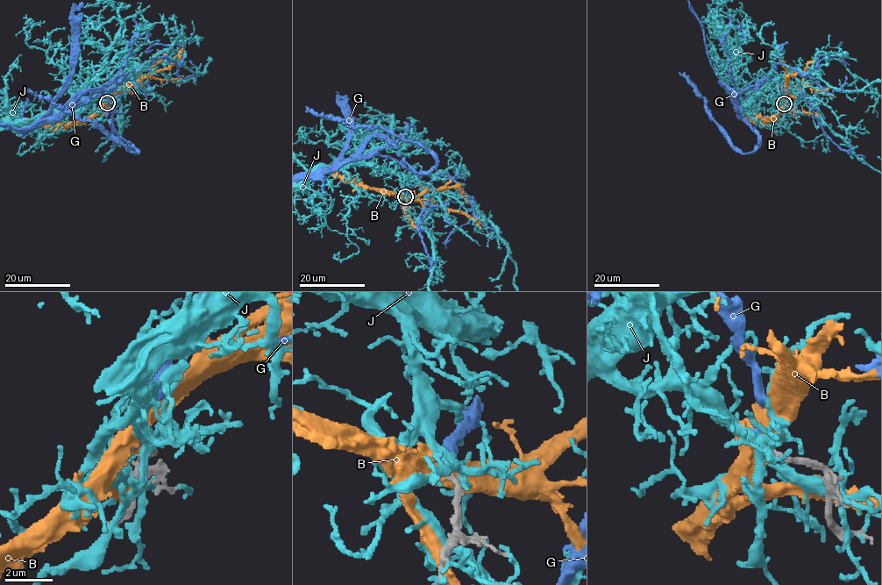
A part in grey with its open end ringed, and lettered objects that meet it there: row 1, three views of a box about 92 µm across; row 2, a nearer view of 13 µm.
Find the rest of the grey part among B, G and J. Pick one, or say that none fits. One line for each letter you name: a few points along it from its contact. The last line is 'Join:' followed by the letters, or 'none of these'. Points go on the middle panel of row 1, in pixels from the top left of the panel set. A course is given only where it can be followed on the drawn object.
G: Its course: (404, 196), (414, 175), (400, 164), (341, 155), (352, 127), (334, 90), (352, 67), (386, 67)
Join: G

